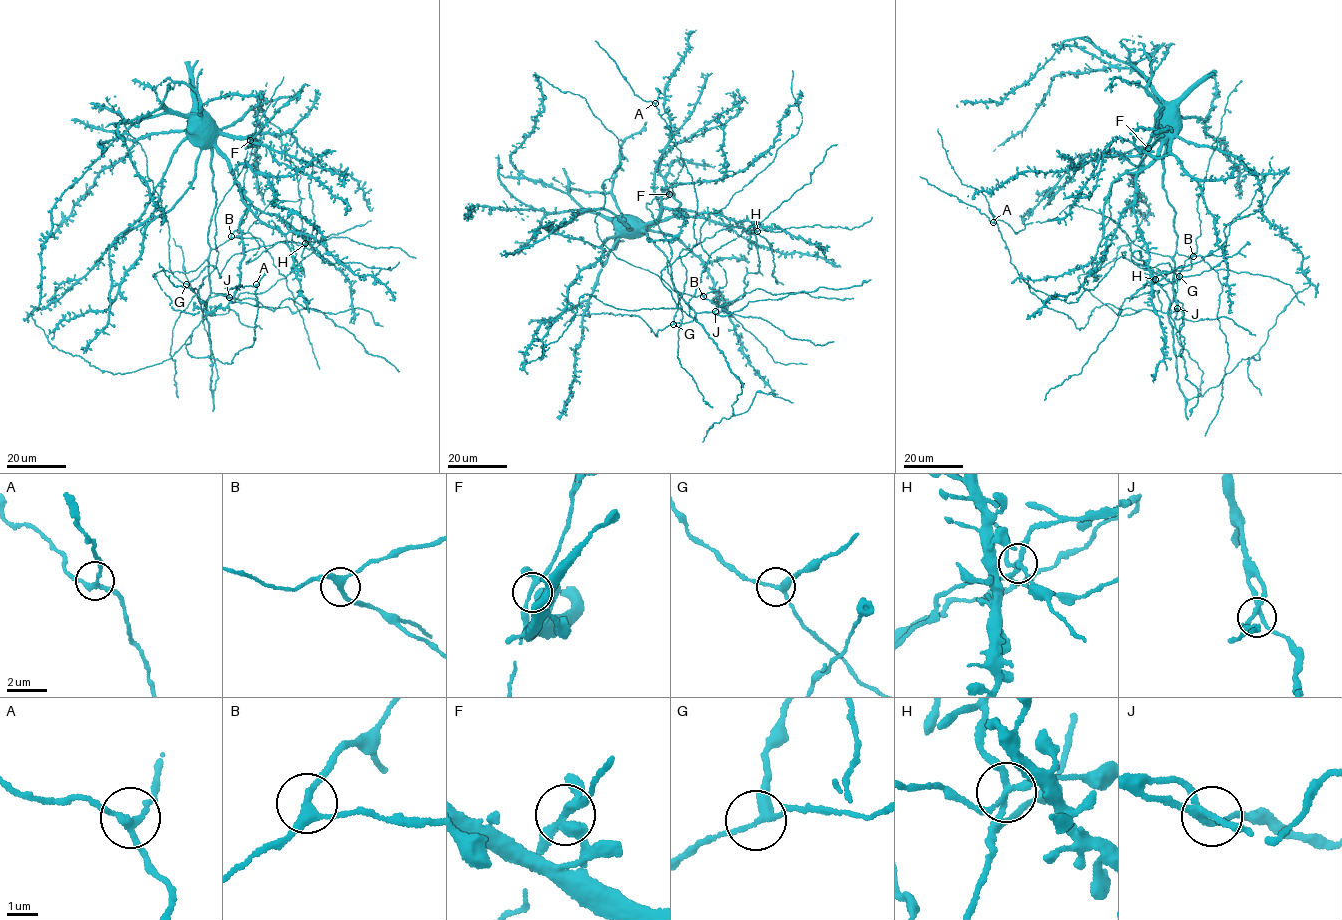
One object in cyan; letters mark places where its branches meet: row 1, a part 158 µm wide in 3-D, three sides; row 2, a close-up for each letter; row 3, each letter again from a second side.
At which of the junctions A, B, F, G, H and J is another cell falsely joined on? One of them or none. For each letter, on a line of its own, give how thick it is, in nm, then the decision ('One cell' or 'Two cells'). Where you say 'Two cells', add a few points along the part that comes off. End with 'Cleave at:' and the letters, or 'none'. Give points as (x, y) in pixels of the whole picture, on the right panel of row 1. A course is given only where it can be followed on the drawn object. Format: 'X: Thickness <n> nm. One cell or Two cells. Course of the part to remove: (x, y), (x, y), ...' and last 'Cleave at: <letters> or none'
A: Thickness 220 nm. One cell
B: Thickness 280 nm. One cell
F: Thickness 300 nm. One cell
G: Thickness 240 nm. One cell
H: Thickness 200 nm. Two cells. Course of the part to remove: (1155, 280), (1158, 274), (1198, 262), (1221, 247), (1232, 222), (1263, 206), (1289, 166)
J: Thickness 200 nm. One cell
Cleave at: H

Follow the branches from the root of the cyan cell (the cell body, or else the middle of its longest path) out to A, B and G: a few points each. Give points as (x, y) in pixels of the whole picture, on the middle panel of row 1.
A: (629, 221), (666, 257), (697, 321), (660, 279), (696, 244), (698, 206), (655, 103)
B: (629, 221), (638, 223), (666, 257), (677, 292), (703, 296)
G: (629, 221), (638, 223), (666, 257), (675, 289), (696, 314), (692, 320), (673, 324)

